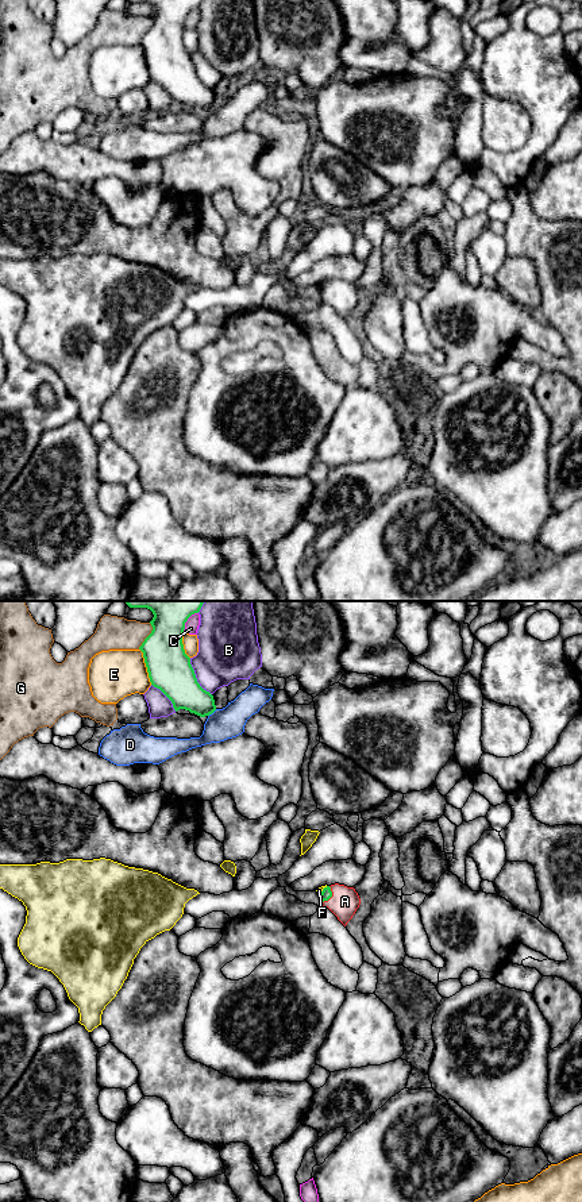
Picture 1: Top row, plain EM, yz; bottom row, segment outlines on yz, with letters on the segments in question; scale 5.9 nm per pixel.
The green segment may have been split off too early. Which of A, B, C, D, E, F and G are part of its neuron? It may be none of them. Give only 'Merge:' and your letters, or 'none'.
Merge: A

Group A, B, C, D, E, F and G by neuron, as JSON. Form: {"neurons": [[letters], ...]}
{"neurons": [["A"], ["B"], ["C"], ["D"], ["E"], ["F"], ["G"]]}

